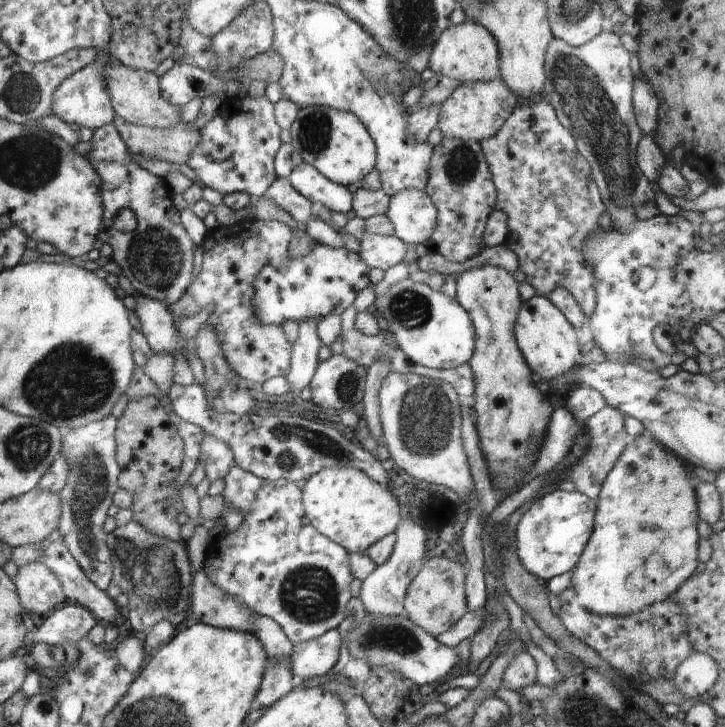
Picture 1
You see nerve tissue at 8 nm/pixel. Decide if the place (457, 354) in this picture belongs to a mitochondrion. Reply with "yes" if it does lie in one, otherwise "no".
no

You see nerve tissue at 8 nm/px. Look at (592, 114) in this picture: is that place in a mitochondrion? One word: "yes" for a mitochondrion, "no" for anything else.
yes

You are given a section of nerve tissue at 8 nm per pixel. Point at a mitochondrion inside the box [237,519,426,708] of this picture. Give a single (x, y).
(309, 596)

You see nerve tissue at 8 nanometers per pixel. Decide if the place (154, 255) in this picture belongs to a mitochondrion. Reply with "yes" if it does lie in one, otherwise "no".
yes

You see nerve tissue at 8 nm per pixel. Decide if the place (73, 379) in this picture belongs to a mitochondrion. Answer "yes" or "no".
yes

